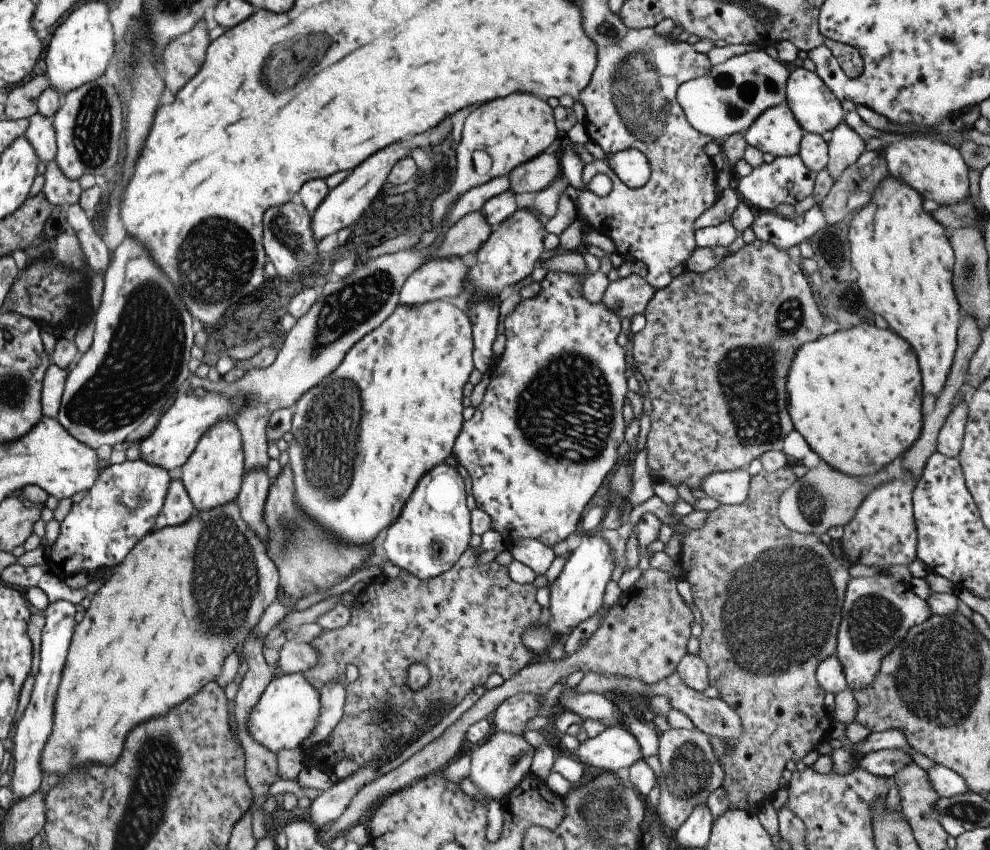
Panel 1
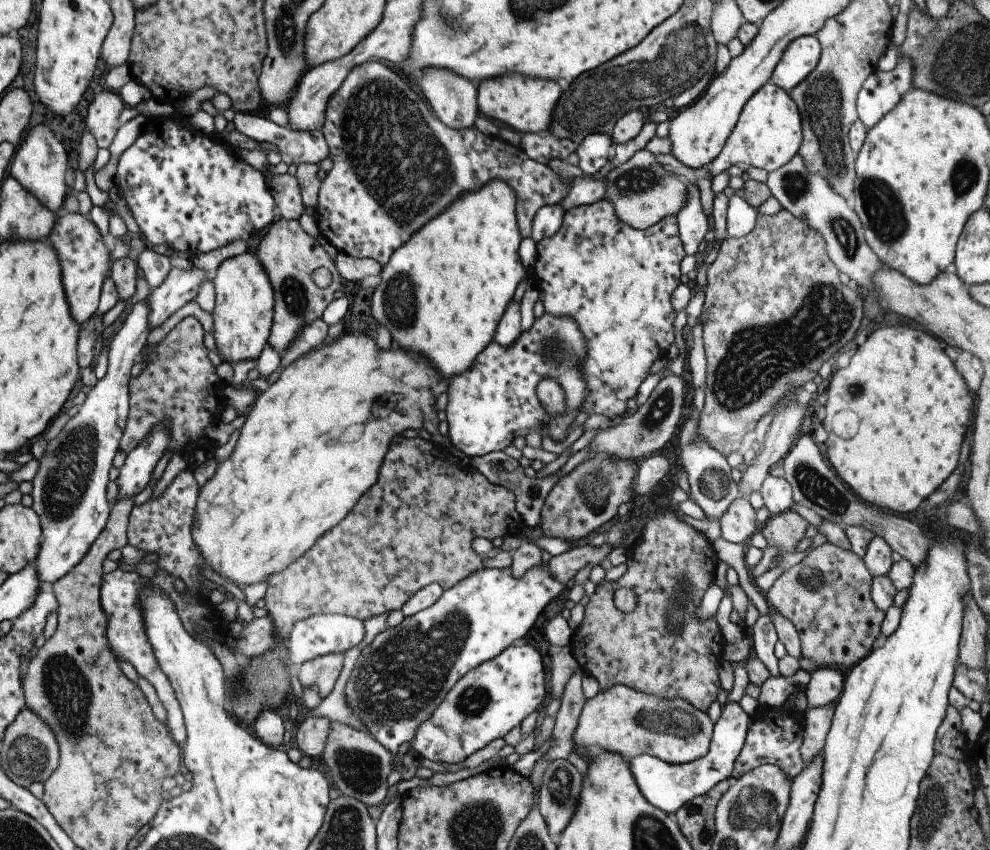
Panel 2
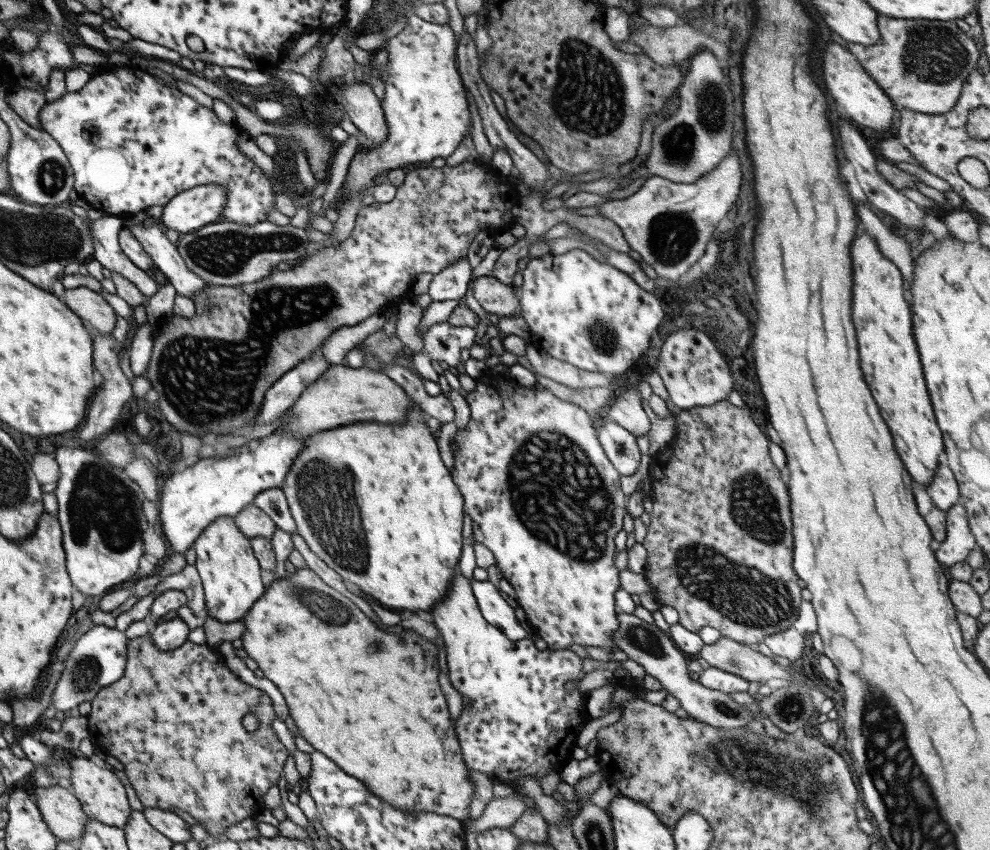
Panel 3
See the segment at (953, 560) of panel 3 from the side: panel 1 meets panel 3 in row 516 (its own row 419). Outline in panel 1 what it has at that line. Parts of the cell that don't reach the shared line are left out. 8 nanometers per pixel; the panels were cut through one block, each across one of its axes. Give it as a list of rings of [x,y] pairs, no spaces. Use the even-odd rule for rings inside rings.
[[[959,400],[959,404],[949,412],[947,420],[943,422],[937,440],[935,450],[945,458],[959,458],[959,452],[963,448],[963,434],[967,424],[967,400]]]

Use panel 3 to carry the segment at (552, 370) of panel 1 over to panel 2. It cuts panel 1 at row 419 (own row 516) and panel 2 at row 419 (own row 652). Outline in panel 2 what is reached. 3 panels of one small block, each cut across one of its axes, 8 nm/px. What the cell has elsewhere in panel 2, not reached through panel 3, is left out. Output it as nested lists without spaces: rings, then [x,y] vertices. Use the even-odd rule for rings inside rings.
[[[599,200],[595,204],[589,204],[589,206],[577,206],[577,208],[571,208],[565,212],[563,216],[563,224],[561,228],[551,236],[551,238],[543,238],[537,242],[537,262],[533,264],[533,284],[537,286],[539,294],[543,296],[543,306],[545,306],[545,312],[553,314],[553,316],[573,316],[579,324],[579,330],[583,332],[585,336],[585,342],[587,342],[587,360],[585,364],[581,366],[581,372],[585,374],[585,380],[587,380],[587,390],[585,390],[585,400],[583,400],[583,406],[579,412],[587,412],[589,416],[591,414],[603,414],[607,416],[609,420],[615,420],[617,416],[623,416],[627,412],[625,408],[625,402],[629,398],[635,398],[637,394],[637,388],[639,384],[649,376],[649,366],[665,354],[665,348],[667,344],[673,344],[673,318],[675,318],[675,308],[671,304],[671,296],[673,296],[673,290],[679,286],[679,262],[683,260],[685,250],[683,250],[683,244],[681,244],[681,238],[679,238],[679,224],[675,218],[663,218],[659,220],[655,226],[647,228],[647,230],[635,230],[631,226],[627,226],[625,222],[621,222],[615,214],[615,208],[609,200]]]

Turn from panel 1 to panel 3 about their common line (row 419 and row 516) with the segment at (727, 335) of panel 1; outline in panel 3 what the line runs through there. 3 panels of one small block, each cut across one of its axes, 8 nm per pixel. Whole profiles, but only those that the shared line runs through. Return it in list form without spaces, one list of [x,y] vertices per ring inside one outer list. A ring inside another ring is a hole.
[[[721,400],[713,406],[705,406],[705,408],[689,408],[677,414],[677,434],[671,440],[671,444],[659,452],[657,456],[653,456],[653,464],[651,464],[651,516],[649,516],[649,526],[647,526],[647,536],[641,542],[647,550],[647,568],[645,568],[645,578],[651,584],[651,590],[655,594],[655,598],[671,608],[675,608],[679,612],[679,624],[689,630],[699,634],[699,630],[703,626],[711,626],[715,628],[723,638],[735,640],[739,644],[749,644],[755,646],[757,642],[763,642],[767,636],[771,634],[779,634],[787,628],[791,628],[791,622],[797,620],[799,616],[799,608],[801,608],[801,588],[797,586],[797,574],[793,572],[793,524],[791,524],[791,516],[789,516],[789,492],[785,482],[781,480],[779,470],[775,468],[771,456],[769,456],[769,440],[767,436],[757,428],[757,424],[753,424],[751,416],[749,416],[749,408],[735,408],[733,404],[729,404],[729,400]]]

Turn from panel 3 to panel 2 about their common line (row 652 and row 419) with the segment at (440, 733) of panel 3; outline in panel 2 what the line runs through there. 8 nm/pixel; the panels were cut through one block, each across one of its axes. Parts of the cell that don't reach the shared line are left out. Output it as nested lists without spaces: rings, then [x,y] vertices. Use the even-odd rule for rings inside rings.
[[[351,330],[343,332],[335,342],[331,342],[327,346],[321,346],[317,350],[311,350],[303,358],[291,362],[285,370],[279,370],[277,376],[273,378],[271,386],[265,392],[261,392],[261,396],[257,398],[251,414],[247,416],[245,424],[241,426],[241,434],[239,434],[239,440],[235,444],[233,454],[217,466],[213,478],[199,490],[197,506],[195,506],[195,514],[193,514],[197,518],[193,520],[191,538],[193,538],[193,544],[199,548],[201,556],[205,558],[205,564],[211,566],[211,570],[215,570],[219,576],[233,580],[235,586],[257,584],[257,582],[261,582],[263,576],[269,578],[271,574],[277,574],[277,572],[285,570],[287,566],[291,566],[325,532],[335,528],[353,510],[357,500],[377,482],[379,466],[383,464],[383,456],[387,454],[387,446],[389,446],[391,438],[395,434],[401,434],[405,428],[423,432],[423,420],[425,418],[435,418],[435,412],[437,412],[435,400],[441,392],[447,392],[447,380],[437,370],[433,370],[433,366],[425,358],[421,358],[421,356],[415,358],[403,348],[377,350],[375,342],[369,336],[355,334]]]

